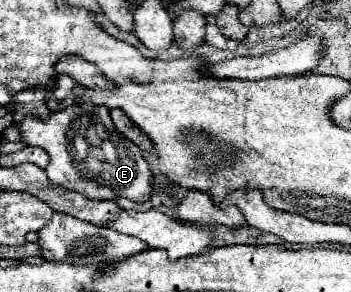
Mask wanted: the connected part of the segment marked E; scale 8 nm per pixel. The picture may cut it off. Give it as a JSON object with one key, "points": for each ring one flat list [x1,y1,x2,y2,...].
{"points":[[88,102,72,104,52,112,46,120,26,116,16,126,20,142,40,146,48,152,50,164,46,166,46,174,52,184,76,190,94,200,114,200,124,196,146,202,152,198,152,172,148,170,142,150,116,130,106,108]]}

